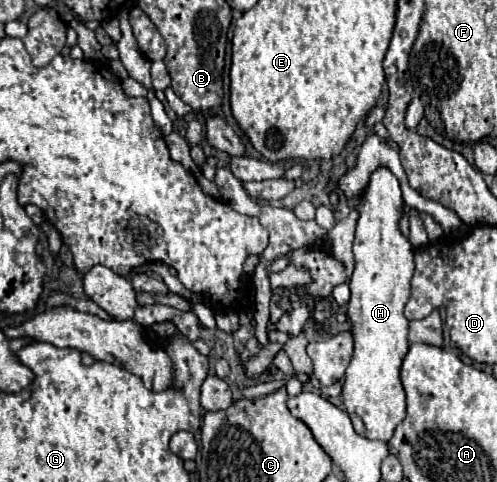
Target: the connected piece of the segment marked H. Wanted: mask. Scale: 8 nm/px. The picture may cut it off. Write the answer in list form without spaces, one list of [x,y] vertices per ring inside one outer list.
[[[384,166],[370,174],[368,186],[360,196],[358,222],[354,236],[354,272],[350,276],[350,302],[348,318],[352,322],[354,336],[354,356],[346,370],[346,380],[342,388],[342,400],[348,414],[358,414],[366,426],[366,438],[388,442],[394,428],[406,416],[406,396],[400,382],[400,366],[408,352],[408,320],[404,316],[404,306],[410,298],[410,280],[414,274],[414,246],[402,236],[398,224],[402,218],[402,190],[398,178]]]

